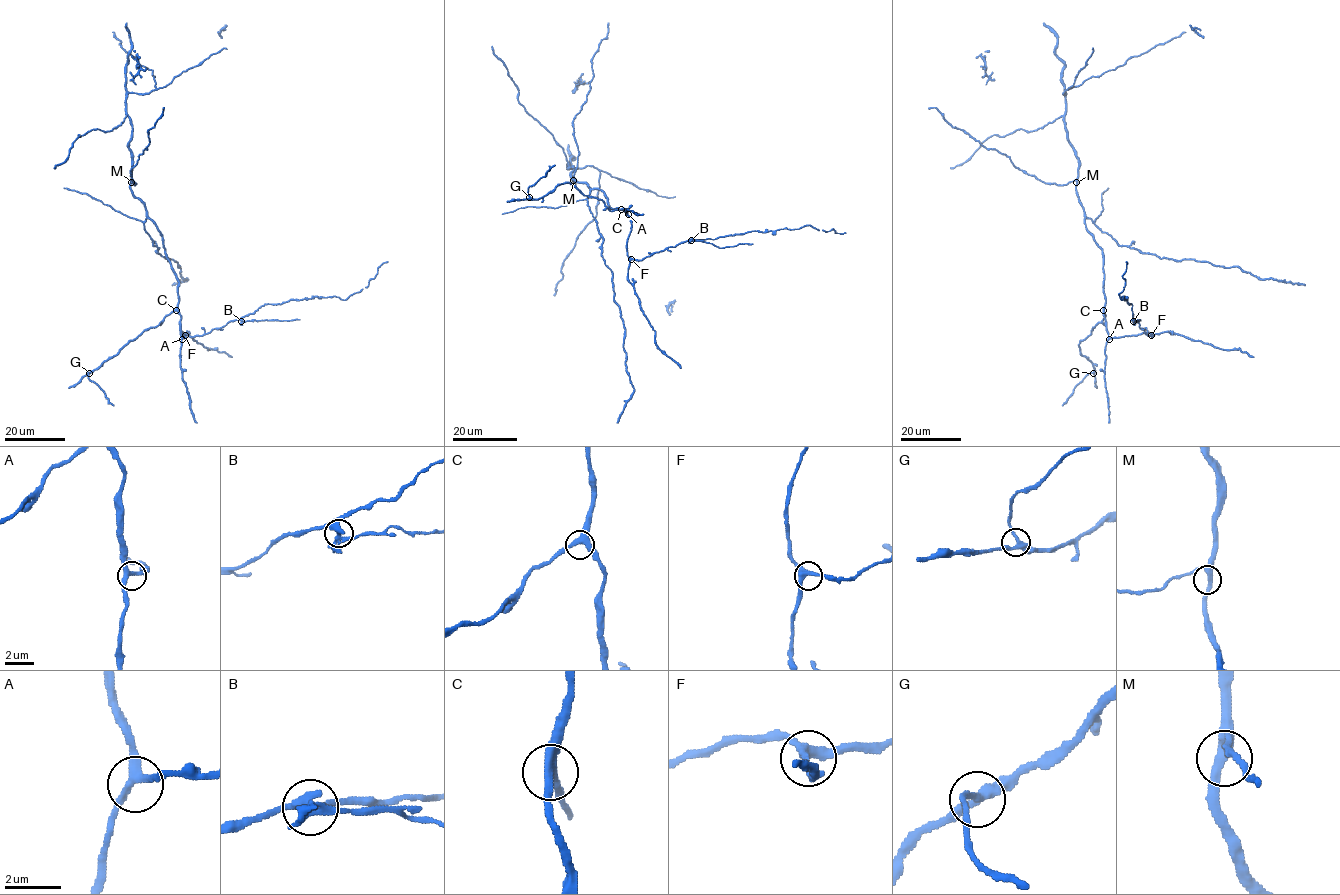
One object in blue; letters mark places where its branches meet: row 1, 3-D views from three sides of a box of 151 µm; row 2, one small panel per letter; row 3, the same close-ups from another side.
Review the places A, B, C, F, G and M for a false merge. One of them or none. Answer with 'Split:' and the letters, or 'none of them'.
Split: B

